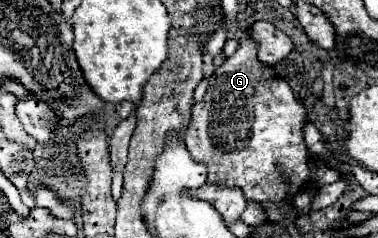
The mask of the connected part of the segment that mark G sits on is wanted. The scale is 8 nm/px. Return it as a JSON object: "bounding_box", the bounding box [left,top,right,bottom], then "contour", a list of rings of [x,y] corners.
{"bounding_box":[186,29,310,203],"contour":[[[252,29],[238,39],[238,49],[234,55],[214,69],[208,79],[208,91],[200,103],[192,107],[192,121],[186,129],[186,149],[190,155],[204,163],[208,169],[206,183],[222,187],[240,187],[248,201],[258,203],[280,203],[298,193],[304,185],[310,183],[310,165],[308,165],[308,147],[304,141],[304,125],[308,123],[308,111],[304,103],[294,95],[290,85],[276,75],[270,65],[264,65],[256,53],[256,41]]]}

